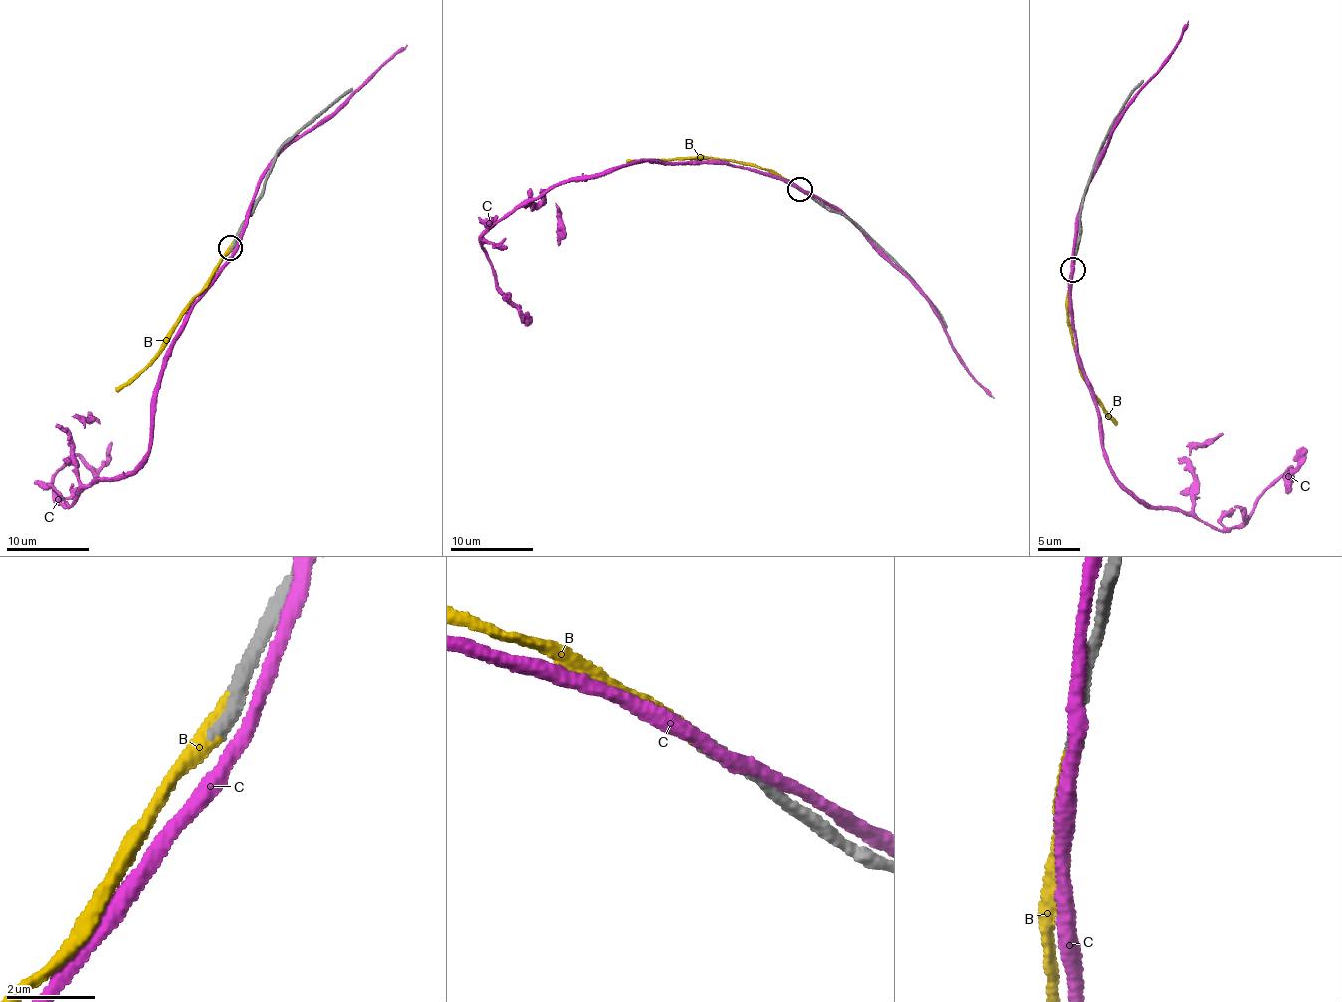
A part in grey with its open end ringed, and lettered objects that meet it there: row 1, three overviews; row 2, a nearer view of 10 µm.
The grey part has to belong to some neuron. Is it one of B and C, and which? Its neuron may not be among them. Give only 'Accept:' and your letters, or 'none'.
Accept: B

